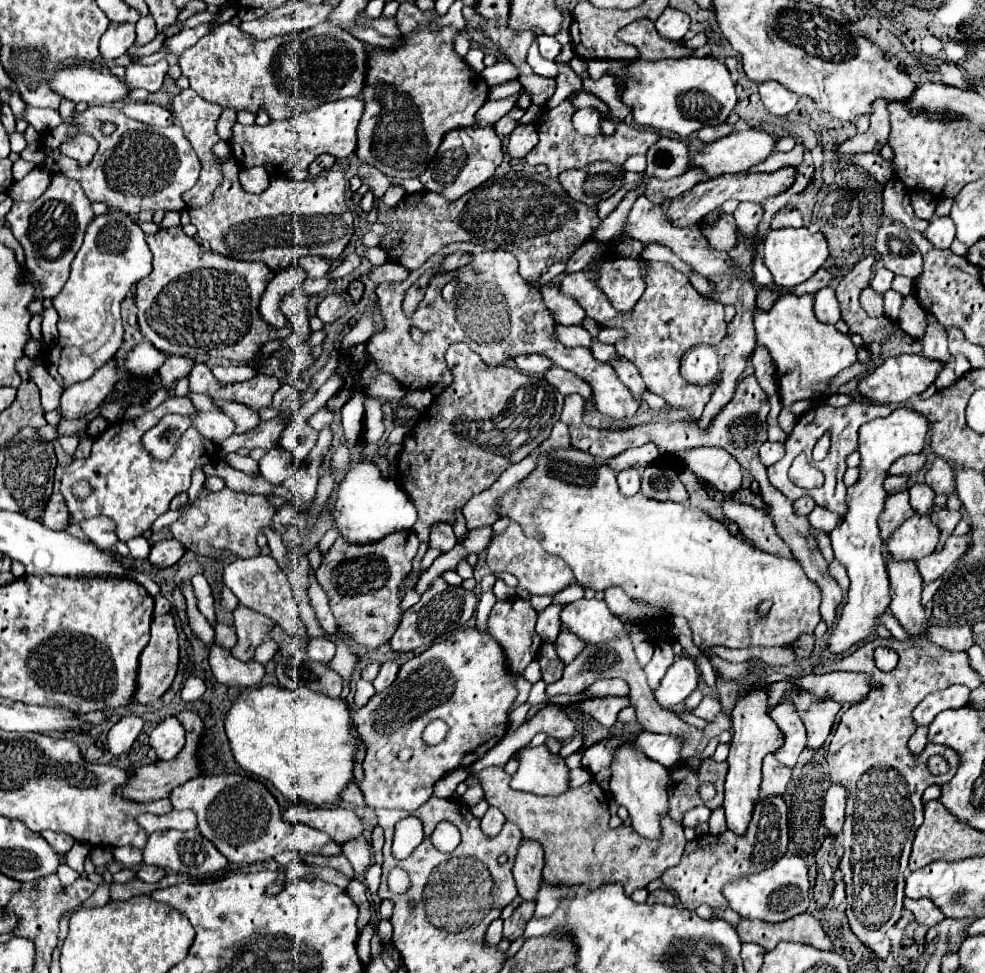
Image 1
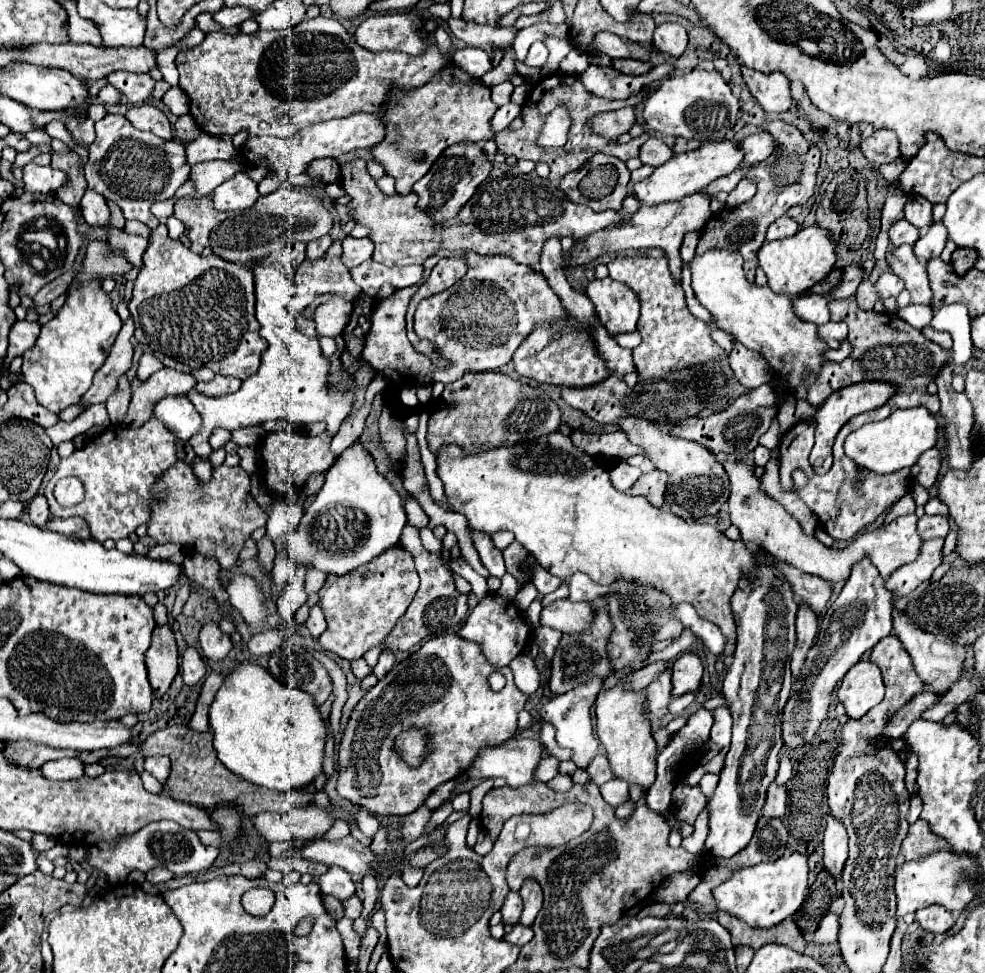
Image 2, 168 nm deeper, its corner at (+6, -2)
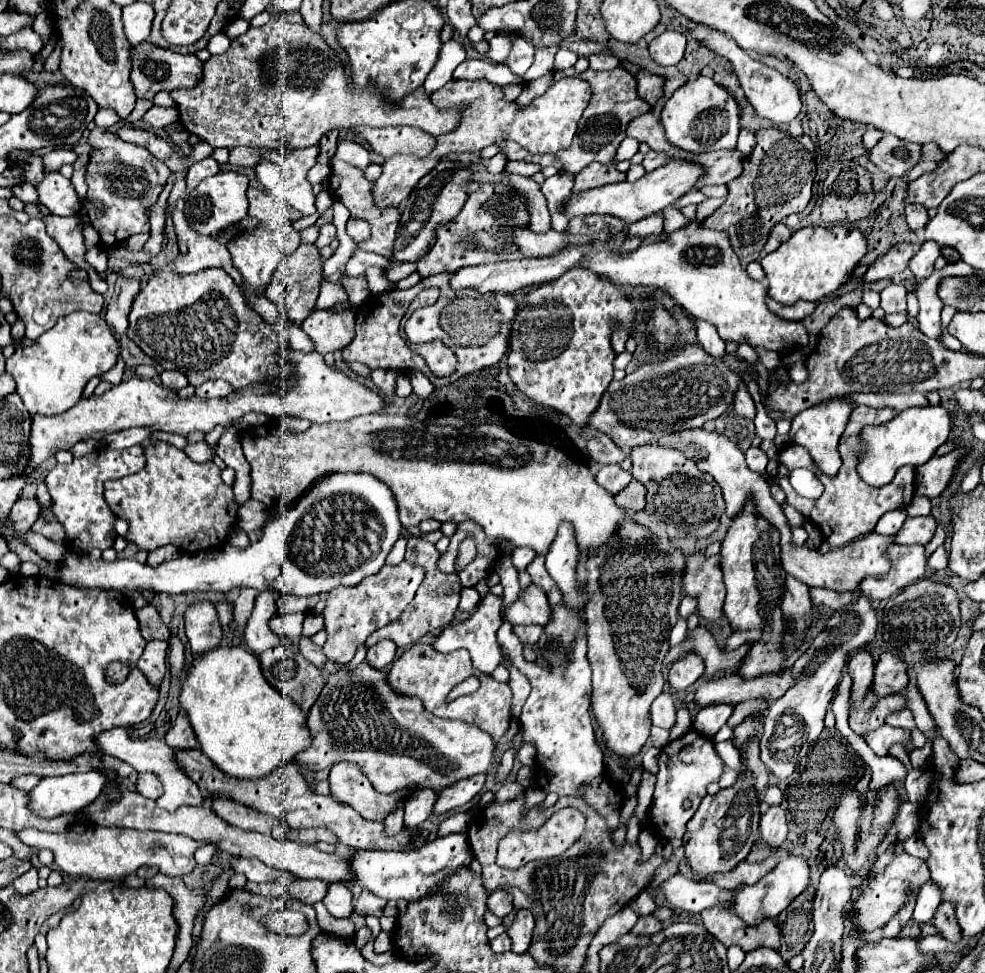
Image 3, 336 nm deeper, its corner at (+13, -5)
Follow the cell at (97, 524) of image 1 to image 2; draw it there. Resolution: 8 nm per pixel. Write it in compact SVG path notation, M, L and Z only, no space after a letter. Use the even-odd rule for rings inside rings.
M68 517L68 519L54 519L48 523L48 529L64 533L68 537L86 537L90 535L90 527L80 517Z

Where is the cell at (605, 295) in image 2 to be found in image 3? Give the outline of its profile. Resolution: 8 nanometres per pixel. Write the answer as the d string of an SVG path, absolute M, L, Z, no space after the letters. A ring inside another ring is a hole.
M617 326L615 328L615 332L613 332L613 338L611 338L611 344L613 344L613 350L615 350L615 354L621 354L623 350L625 350L625 342L627 342L627 334L625 334L625 330L621 330L621 326Z

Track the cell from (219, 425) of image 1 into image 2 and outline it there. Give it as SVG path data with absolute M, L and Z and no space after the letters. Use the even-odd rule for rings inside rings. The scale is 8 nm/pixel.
M166 395L154 407L154 417L164 421L166 427L182 441L190 441L190 437L202 427L202 417L186 395Z

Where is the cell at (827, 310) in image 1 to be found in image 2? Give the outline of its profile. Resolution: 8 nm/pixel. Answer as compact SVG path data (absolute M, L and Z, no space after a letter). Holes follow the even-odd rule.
M800 295L794 301L794 311L800 319L814 323L814 325L824 325L830 321L830 311L828 311L828 297L826 295Z

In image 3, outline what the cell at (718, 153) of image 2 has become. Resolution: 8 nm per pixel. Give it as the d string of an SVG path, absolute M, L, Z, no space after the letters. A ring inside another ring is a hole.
M671 160L665 166L653 172L647 172L643 178L639 178L633 184L625 180L617 184L605 184L599 188L591 188L579 194L571 194L571 198L563 206L563 212L569 214L569 218L589 216L589 214L609 214L609 216L621 218L625 224L633 224L677 202L683 194L687 194L695 186L697 178L701 178L701 170L697 170L697 166L689 166L689 162L681 162L681 160Z

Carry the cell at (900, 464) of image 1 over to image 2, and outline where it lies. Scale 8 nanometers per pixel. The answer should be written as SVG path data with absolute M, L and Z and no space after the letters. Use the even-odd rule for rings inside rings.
M928 449L926 453L920 455L920 459L912 465L912 477L916 483L920 483L922 487L930 487L934 485L938 471L940 471L940 453L938 449Z

